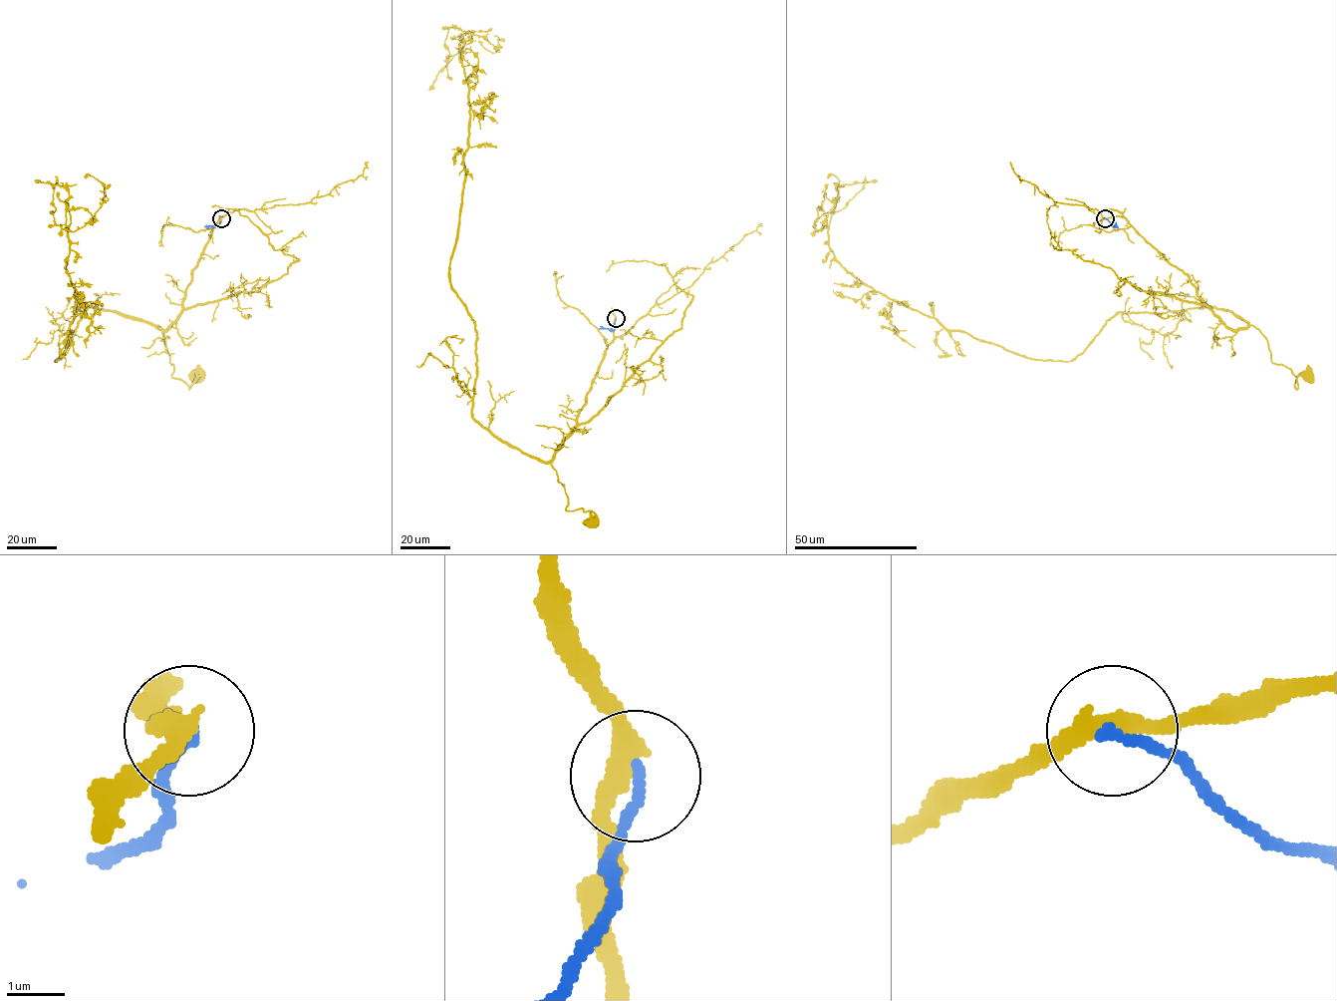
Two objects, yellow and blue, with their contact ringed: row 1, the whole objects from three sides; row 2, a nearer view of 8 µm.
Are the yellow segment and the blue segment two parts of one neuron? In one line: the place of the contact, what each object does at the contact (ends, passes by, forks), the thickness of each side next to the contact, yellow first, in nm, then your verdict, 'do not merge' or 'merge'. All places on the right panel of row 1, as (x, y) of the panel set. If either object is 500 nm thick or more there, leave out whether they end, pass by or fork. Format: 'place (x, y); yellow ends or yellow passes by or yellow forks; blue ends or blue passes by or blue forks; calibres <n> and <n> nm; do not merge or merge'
place (1105, 218); yellow passes by; blue ends; calibres 340 and 190 nm; do not merge

